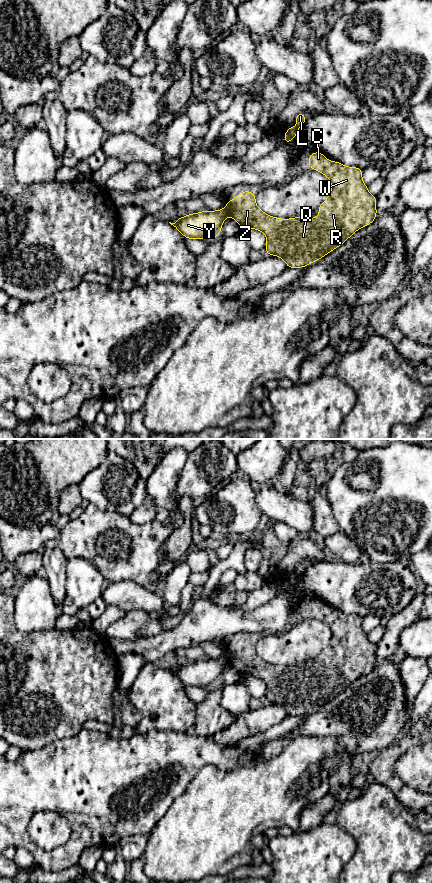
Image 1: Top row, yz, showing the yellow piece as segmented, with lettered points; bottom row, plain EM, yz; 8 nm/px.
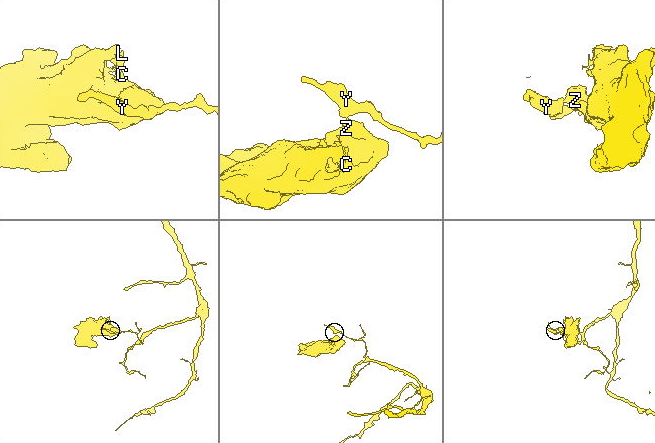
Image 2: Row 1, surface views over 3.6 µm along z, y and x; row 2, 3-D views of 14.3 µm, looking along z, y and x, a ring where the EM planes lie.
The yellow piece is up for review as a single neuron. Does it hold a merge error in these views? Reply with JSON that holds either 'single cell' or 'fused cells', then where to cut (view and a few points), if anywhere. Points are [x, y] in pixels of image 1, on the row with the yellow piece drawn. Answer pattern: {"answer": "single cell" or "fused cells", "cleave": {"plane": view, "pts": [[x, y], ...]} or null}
{"answer": "fused cells", "cleave": {"plane": "yz", "pts": [[225, 208], [227, 214]]}}

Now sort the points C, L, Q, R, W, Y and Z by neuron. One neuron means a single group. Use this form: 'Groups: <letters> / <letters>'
Groups: C L Q R W Z / Y

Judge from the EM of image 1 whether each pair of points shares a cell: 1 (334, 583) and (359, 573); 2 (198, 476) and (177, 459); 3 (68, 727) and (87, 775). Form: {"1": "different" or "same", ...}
{"1": "same", "2": "different", "3": "different"}

